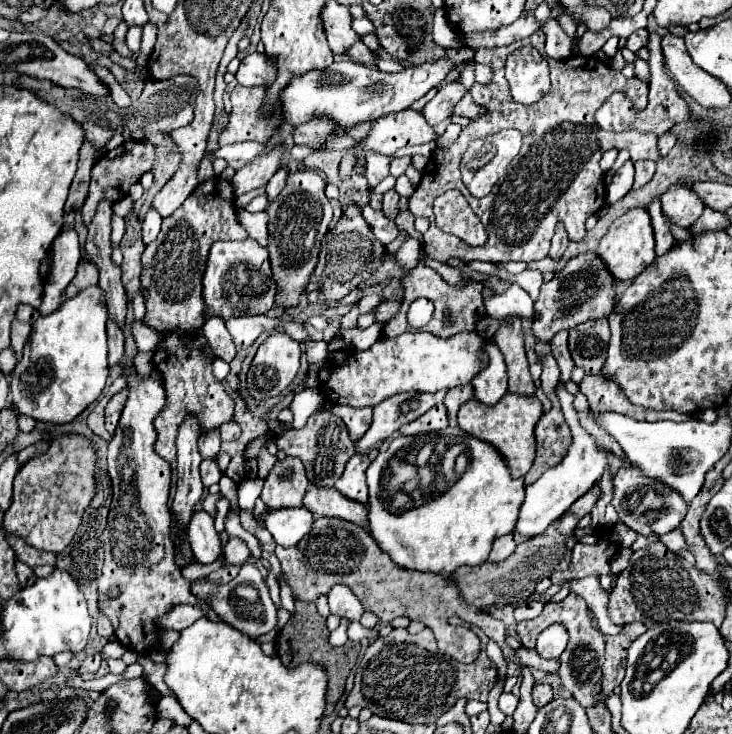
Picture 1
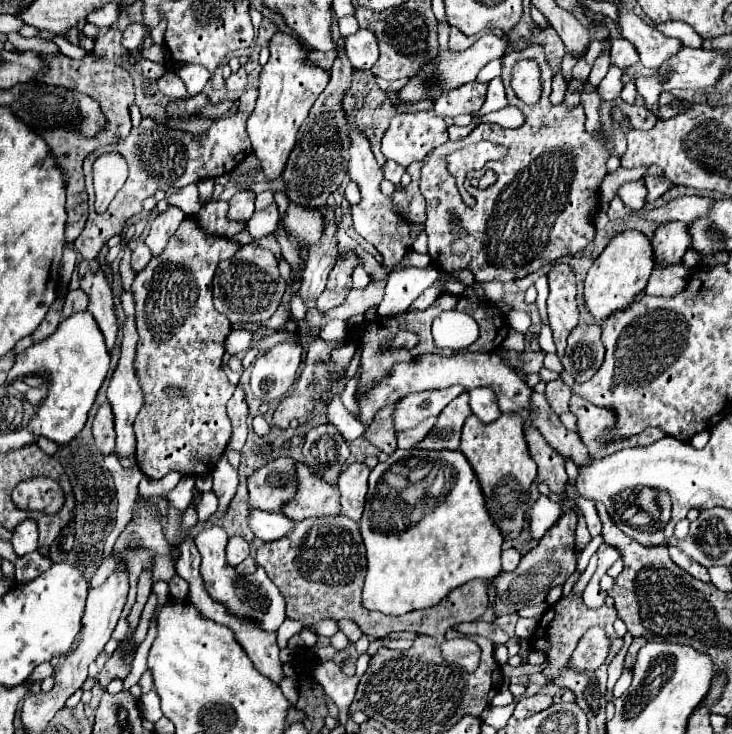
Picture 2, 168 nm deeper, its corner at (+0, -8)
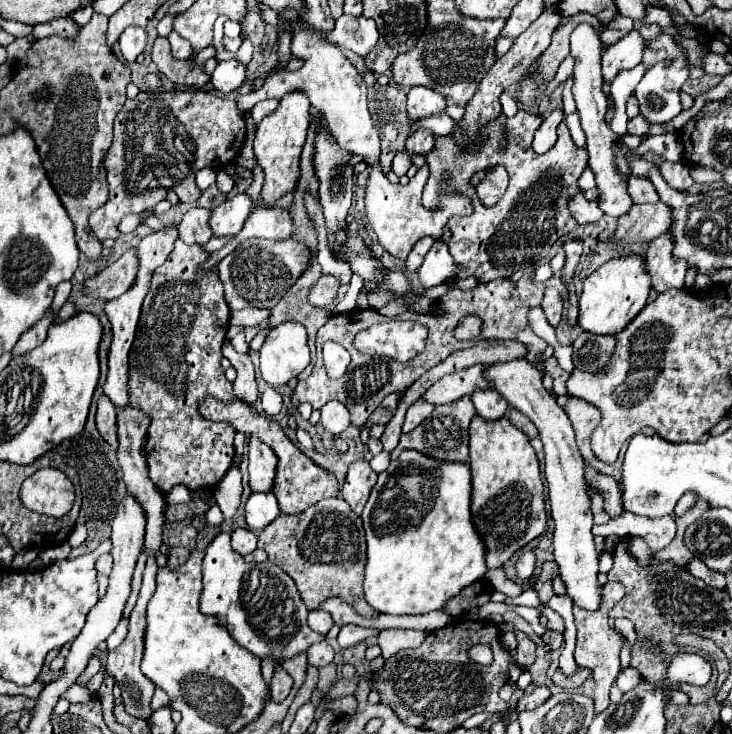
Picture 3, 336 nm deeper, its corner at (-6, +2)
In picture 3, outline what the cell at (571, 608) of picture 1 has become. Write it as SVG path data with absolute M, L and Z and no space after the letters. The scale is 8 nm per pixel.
M606 582L604 586L604 602L598 612L586 612L578 606L574 606L574 620L578 628L578 638L576 638L576 648L574 648L574 658L578 666L590 668L592 678L596 682L594 690L594 708L596 714L600 714L608 704L608 690L614 684L618 672L620 672L620 648L622 648L622 634L618 634L614 628L608 626L609 613L624 598L624 586L620 582Z

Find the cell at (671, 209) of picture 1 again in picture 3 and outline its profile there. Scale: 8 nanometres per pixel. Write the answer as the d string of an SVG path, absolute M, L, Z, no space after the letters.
M668 234L658 236L656 240L650 242L644 266L646 272L650 274L652 288L660 294L670 288L680 290L684 286L684 276L686 276L686 260L674 260L672 256L672 238Z

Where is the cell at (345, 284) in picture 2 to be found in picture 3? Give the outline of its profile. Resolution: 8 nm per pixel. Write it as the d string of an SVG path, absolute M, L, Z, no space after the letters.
M322 276L310 290L308 290L308 304L316 308L328 308L340 288L340 282L334 276Z

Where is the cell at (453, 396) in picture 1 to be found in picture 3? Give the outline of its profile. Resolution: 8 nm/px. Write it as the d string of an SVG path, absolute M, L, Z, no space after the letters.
M464 396L448 406L436 406L432 416L428 416L420 426L416 426L408 434L402 434L400 444L390 454L390 460L396 460L400 456L400 452L404 452L404 450L416 450L424 456L432 456L434 460L466 464L468 462L468 426L474 416L476 416L476 410L474 410L470 396Z

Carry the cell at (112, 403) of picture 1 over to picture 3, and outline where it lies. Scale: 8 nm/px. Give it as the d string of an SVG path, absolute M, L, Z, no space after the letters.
M102 396L98 400L96 428L98 428L100 436L116 450L118 448L118 436L116 436L116 406L106 396Z

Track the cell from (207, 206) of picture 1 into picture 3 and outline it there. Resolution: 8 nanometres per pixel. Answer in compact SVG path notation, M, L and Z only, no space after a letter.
M182 240L174 242L168 260L154 272L128 360L130 404L152 418L144 448L152 482L164 496L176 484L184 484L192 496L198 496L184 504L168 502L164 512L164 522L168 524L204 514L210 504L200 494L214 490L234 458L232 440L236 430L230 424L204 420L198 414L198 400L206 394L222 402L234 398L232 384L220 366L220 346L228 332L230 308L224 302L218 272L206 276L196 272L206 258L208 254L200 246L188 246Z

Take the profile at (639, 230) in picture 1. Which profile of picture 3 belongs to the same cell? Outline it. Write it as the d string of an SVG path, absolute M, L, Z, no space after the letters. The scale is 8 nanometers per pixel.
M640 256L612 258L584 280L584 290L578 296L578 326L584 332L616 336L634 320L640 308L646 306L648 292L650 276L646 274L644 260Z

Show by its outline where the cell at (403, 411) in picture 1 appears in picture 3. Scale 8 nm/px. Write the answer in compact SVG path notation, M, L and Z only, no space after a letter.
M476 364L466 370L448 374L440 378L436 384L432 384L432 388L424 394L424 400L430 404L450 404L476 390L492 388L494 384L488 378L484 378L484 370L486 370L484 364Z

